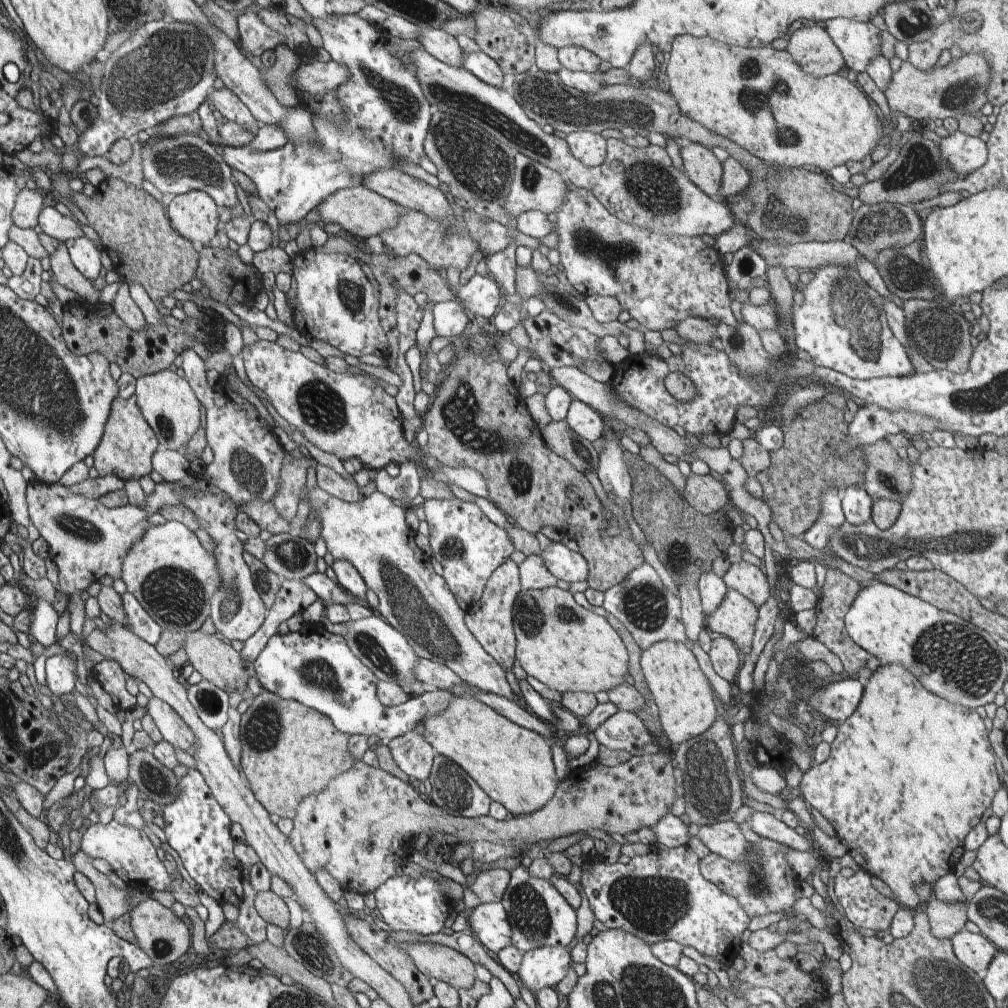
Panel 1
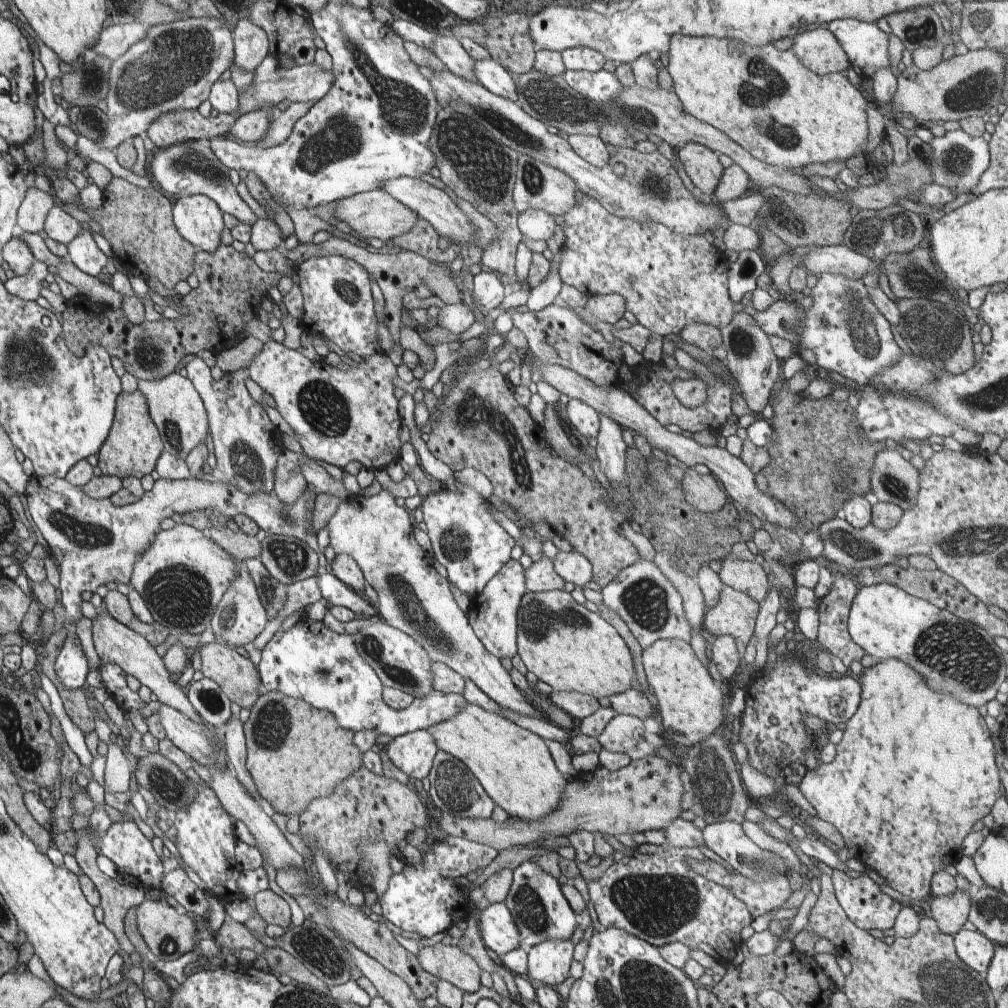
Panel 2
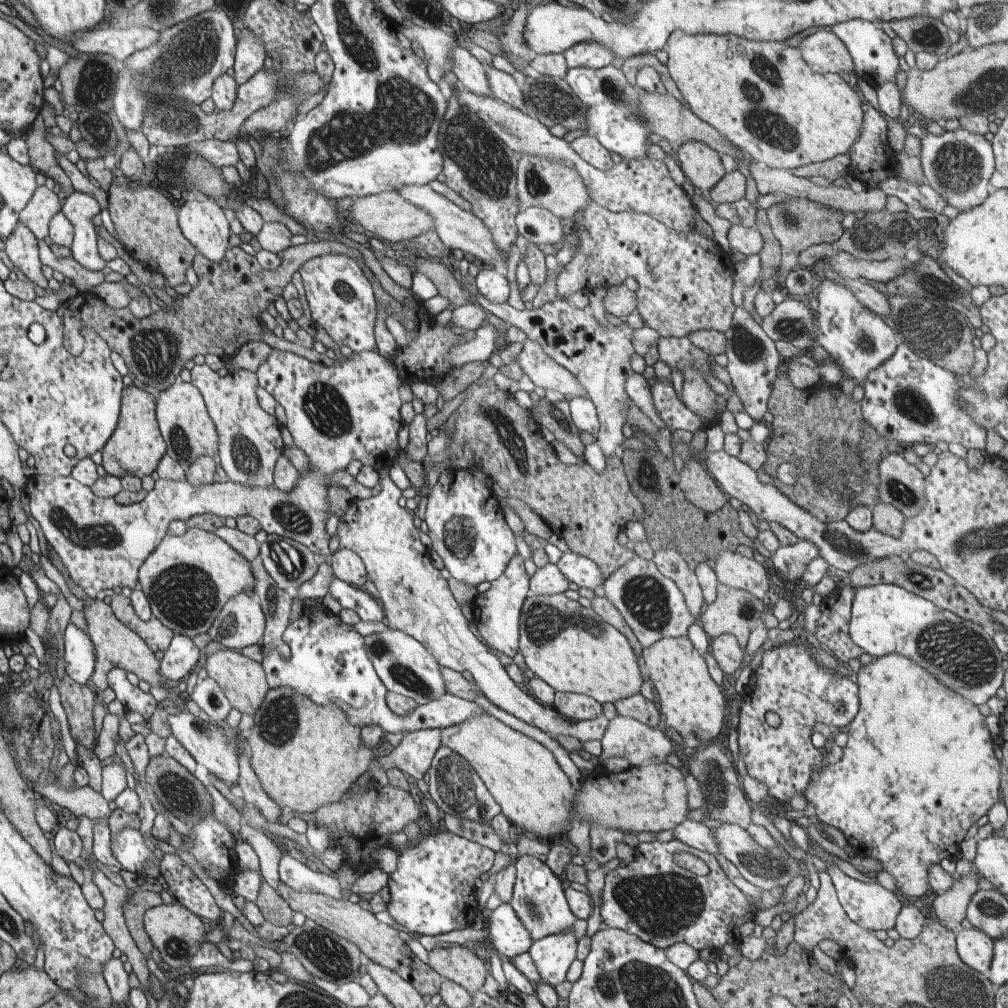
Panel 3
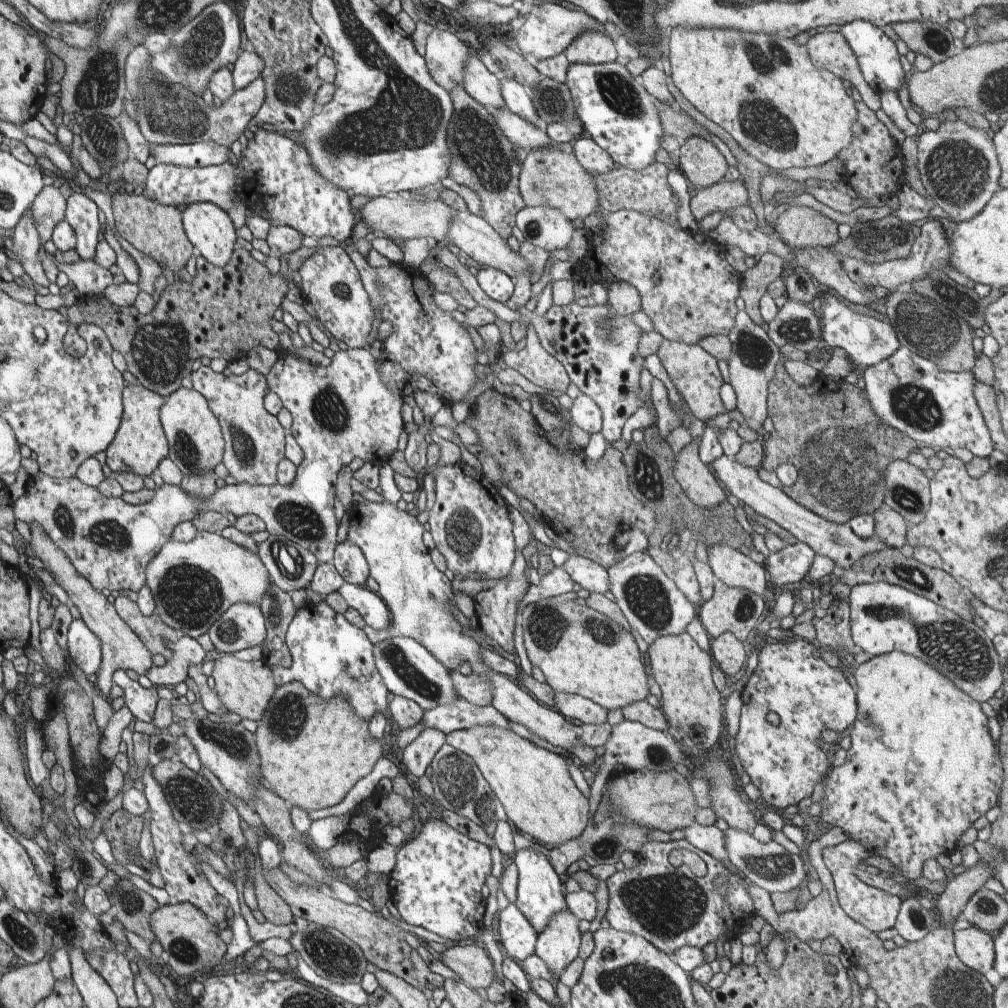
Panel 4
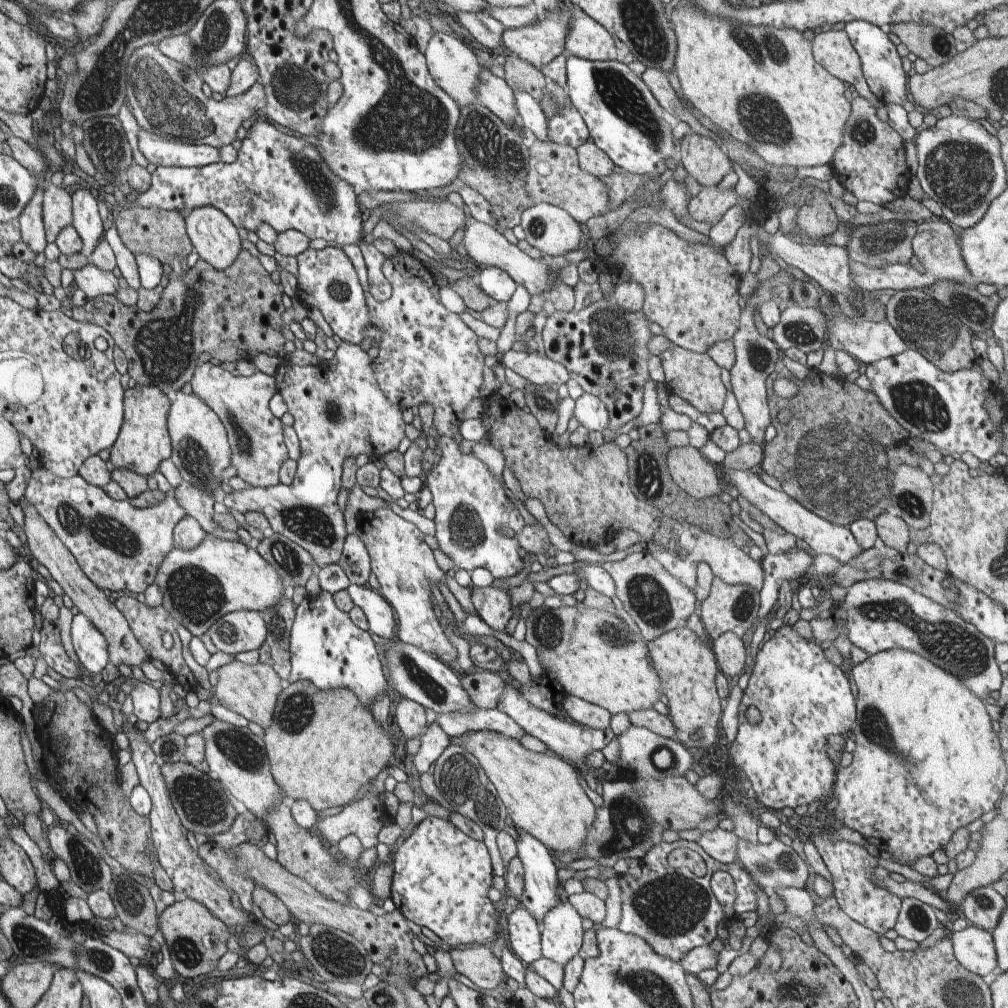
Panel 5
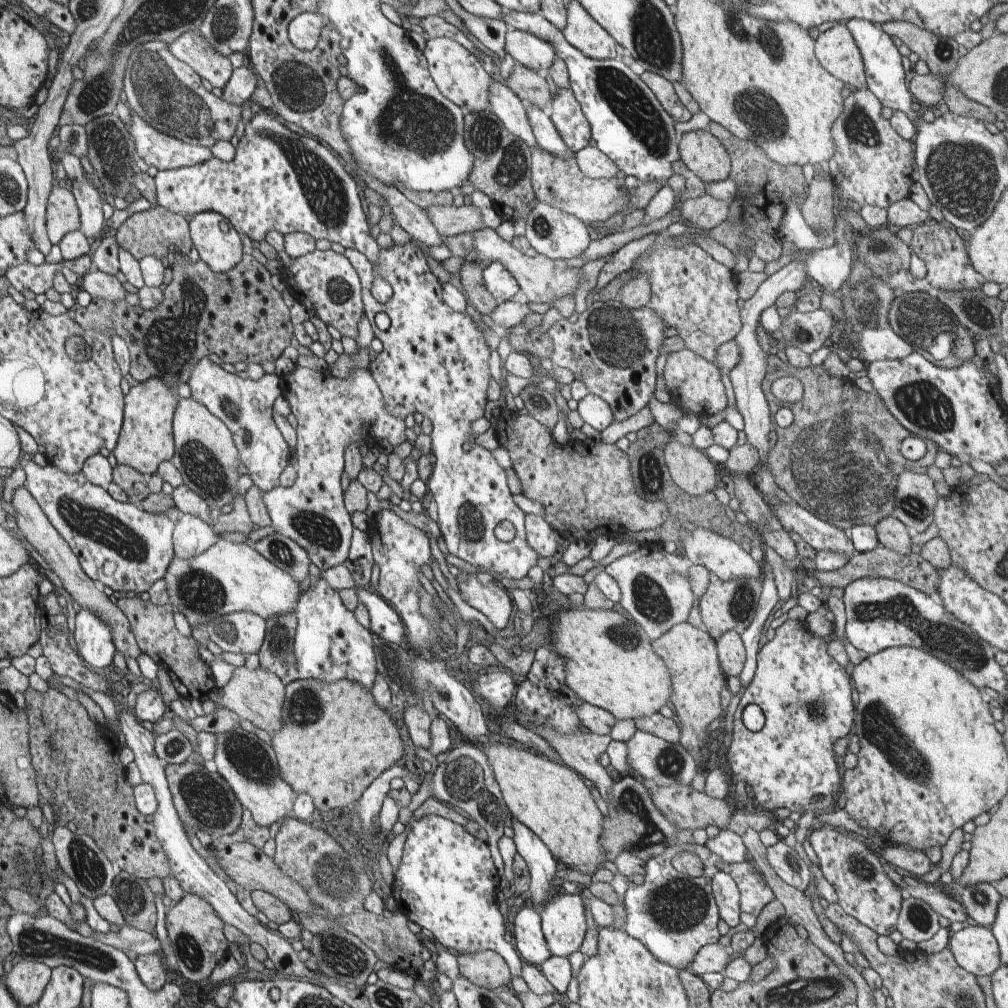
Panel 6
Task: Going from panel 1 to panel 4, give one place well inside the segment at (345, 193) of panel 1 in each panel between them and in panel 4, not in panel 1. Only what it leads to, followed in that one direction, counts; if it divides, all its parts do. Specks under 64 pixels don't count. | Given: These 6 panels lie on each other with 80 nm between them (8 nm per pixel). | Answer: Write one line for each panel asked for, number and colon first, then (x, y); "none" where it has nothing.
2: (372, 214)
3: (392, 220)
4: (397, 217)

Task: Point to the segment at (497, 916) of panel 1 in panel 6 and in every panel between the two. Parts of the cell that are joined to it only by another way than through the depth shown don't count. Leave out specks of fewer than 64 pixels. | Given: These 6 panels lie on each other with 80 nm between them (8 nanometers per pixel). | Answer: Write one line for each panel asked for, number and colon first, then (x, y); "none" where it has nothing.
2: (498, 929)
3: (507, 936)
4: (517, 937)
5: (524, 932)
6: (531, 945)

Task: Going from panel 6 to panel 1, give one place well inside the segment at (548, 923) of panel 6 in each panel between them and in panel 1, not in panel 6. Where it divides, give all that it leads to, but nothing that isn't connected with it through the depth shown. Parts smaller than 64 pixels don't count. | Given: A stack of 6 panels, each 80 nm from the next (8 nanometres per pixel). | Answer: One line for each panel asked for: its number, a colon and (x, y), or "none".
1: (545, 966)
2: (549, 962)
3: (553, 955)
4: (559, 943)
5: (561, 934)

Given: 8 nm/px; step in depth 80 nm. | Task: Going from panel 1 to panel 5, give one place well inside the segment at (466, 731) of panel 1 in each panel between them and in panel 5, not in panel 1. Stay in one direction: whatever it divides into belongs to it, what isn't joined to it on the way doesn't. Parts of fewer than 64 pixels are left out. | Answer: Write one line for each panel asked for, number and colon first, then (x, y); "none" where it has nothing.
2: (514, 766)
3: (524, 778)
4: (534, 786)
5: (541, 793)

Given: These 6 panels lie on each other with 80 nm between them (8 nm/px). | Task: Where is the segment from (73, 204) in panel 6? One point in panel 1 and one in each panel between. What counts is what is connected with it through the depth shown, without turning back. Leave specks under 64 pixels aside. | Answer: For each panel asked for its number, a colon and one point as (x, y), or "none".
1: (29, 203)
2: (31, 216)
3: (44, 205)
4: (49, 207)
5: (56, 203)

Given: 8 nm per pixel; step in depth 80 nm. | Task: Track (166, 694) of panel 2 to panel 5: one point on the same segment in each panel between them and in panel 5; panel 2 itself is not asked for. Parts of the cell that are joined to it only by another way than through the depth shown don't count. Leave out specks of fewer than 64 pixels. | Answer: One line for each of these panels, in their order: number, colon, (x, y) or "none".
3: (117, 646)
4: (123, 649)
5: (44, 547)

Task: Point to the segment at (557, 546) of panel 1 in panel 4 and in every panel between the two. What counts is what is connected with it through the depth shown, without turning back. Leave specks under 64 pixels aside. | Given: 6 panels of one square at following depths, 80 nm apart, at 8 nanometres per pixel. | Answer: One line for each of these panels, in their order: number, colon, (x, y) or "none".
2: (572, 566)
3: (583, 572)
4: (591, 576)

